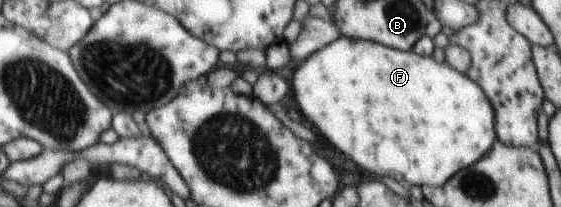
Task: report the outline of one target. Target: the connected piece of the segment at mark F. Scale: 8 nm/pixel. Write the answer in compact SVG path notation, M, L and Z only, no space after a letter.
M338 36L336 40L307 56L304 62L296 66L292 80L290 80L292 96L294 96L294 102L298 106L298 112L302 114L304 120L308 120L314 126L314 130L320 136L324 136L324 140L336 152L340 152L342 156L352 160L358 168L362 168L368 174L374 174L380 178L386 176L386 178L392 178L394 182L404 182L410 187L441 187L450 176L454 175L454 172L458 172L460 168L464 168L468 164L474 164L490 148L490 144L496 138L492 124L493 107L489 103L488 97L485 96L484 90L480 85L471 81L469 77L465 77L462 73L452 69L446 62L438 64L431 56L418 56L414 51L394 52L394 50L388 50L379 44Z

